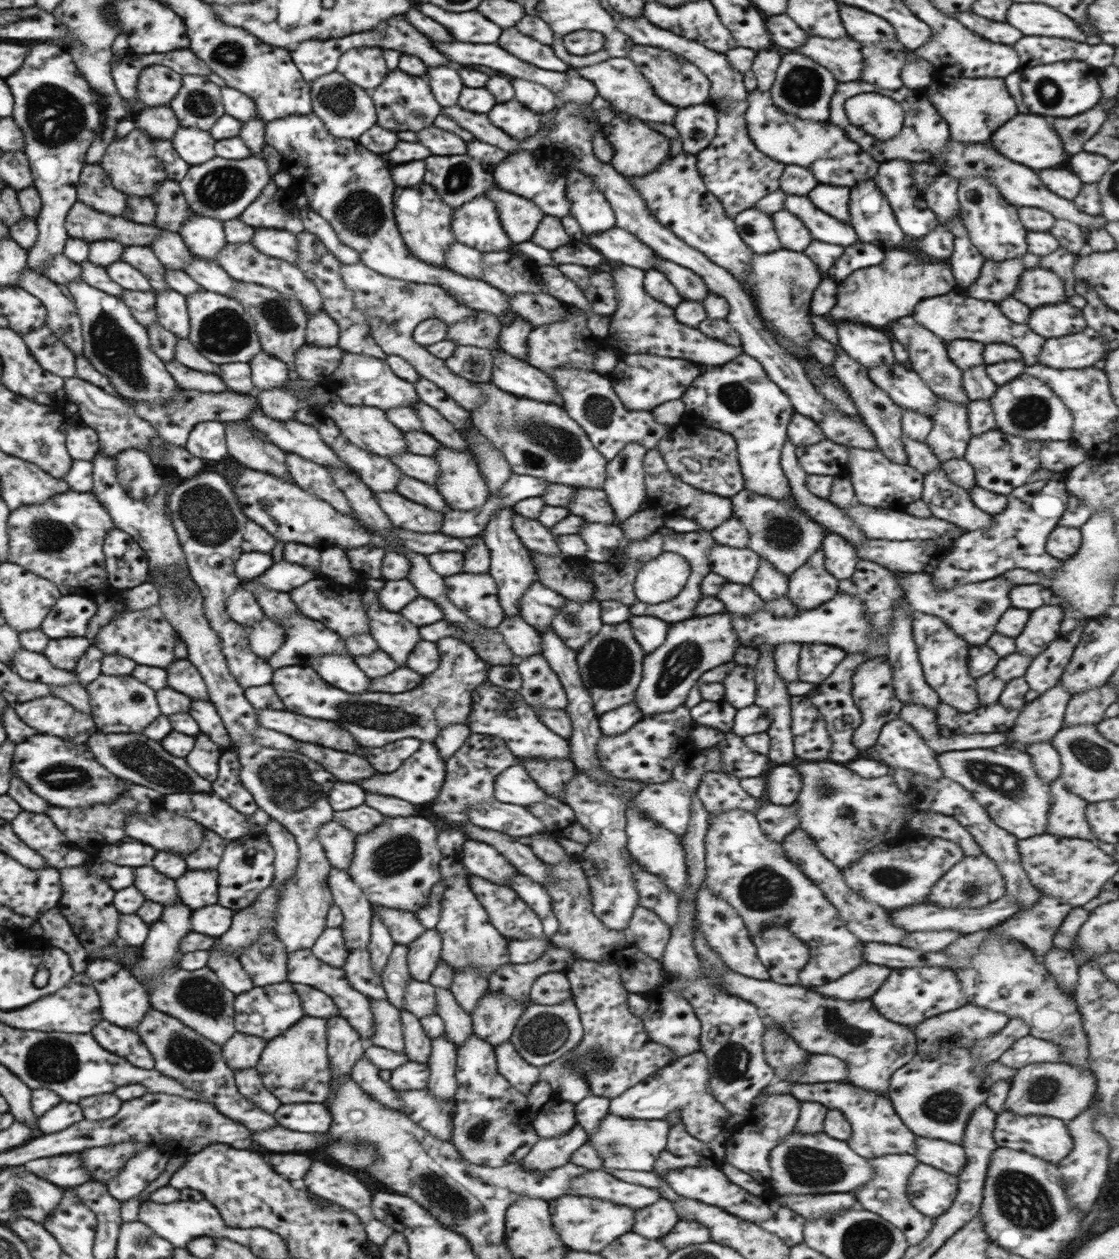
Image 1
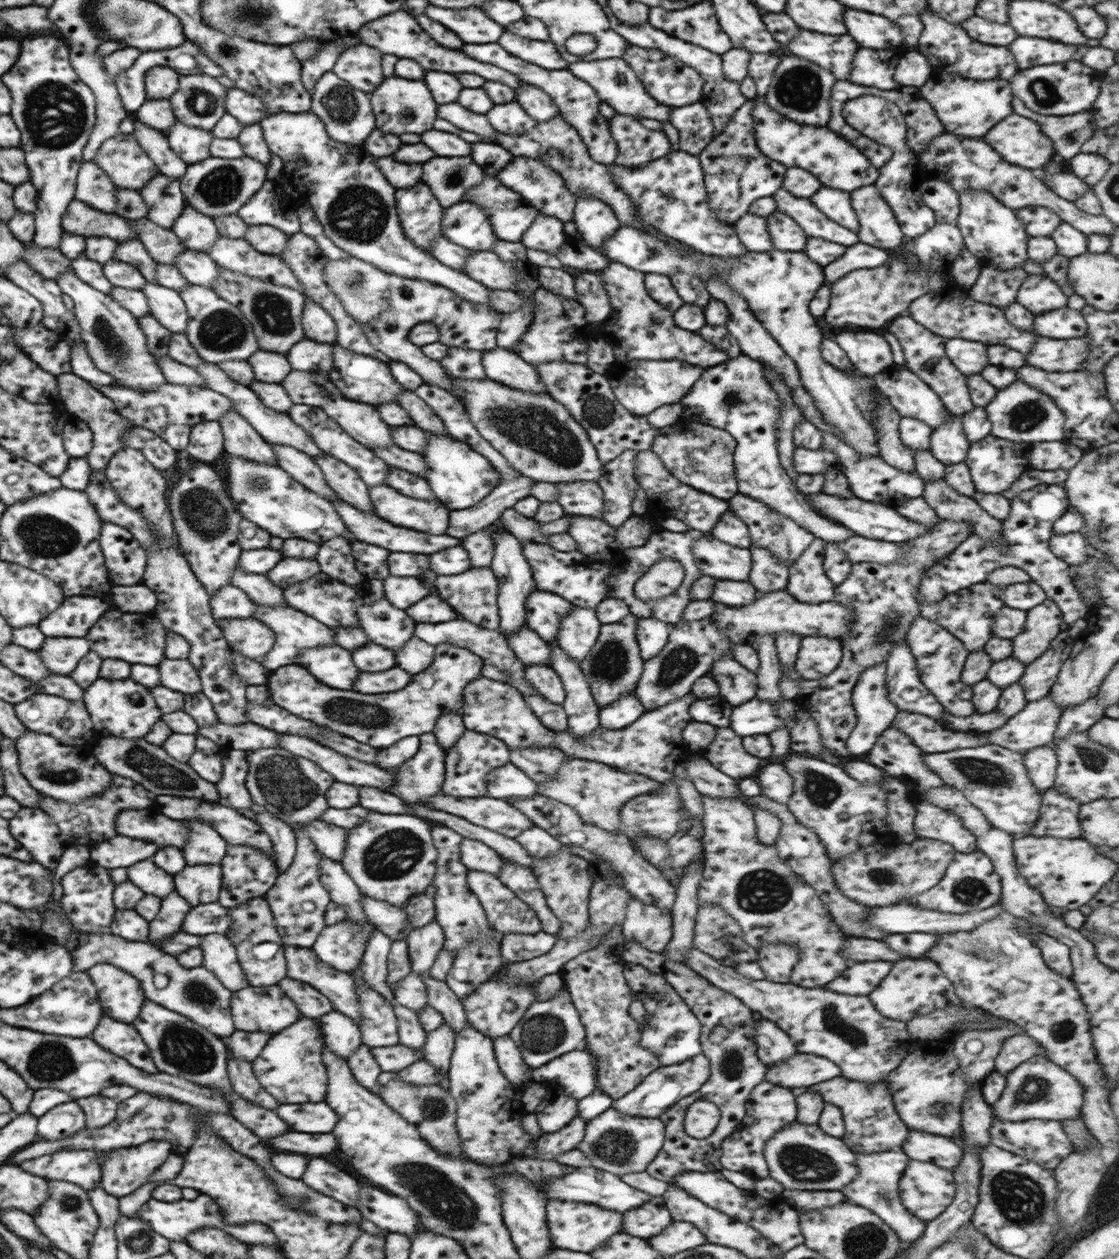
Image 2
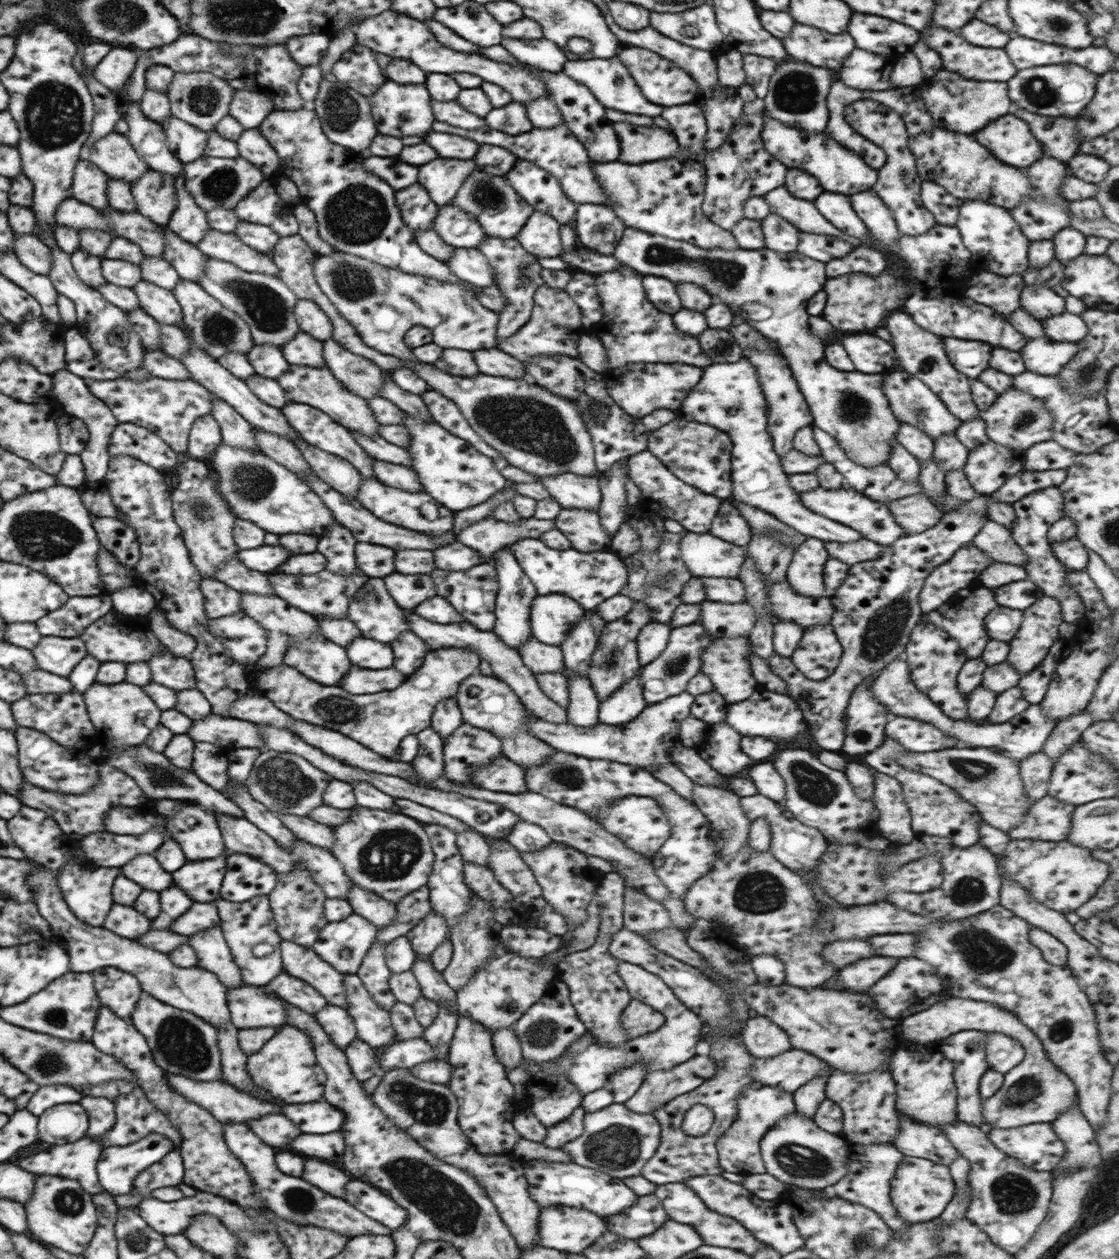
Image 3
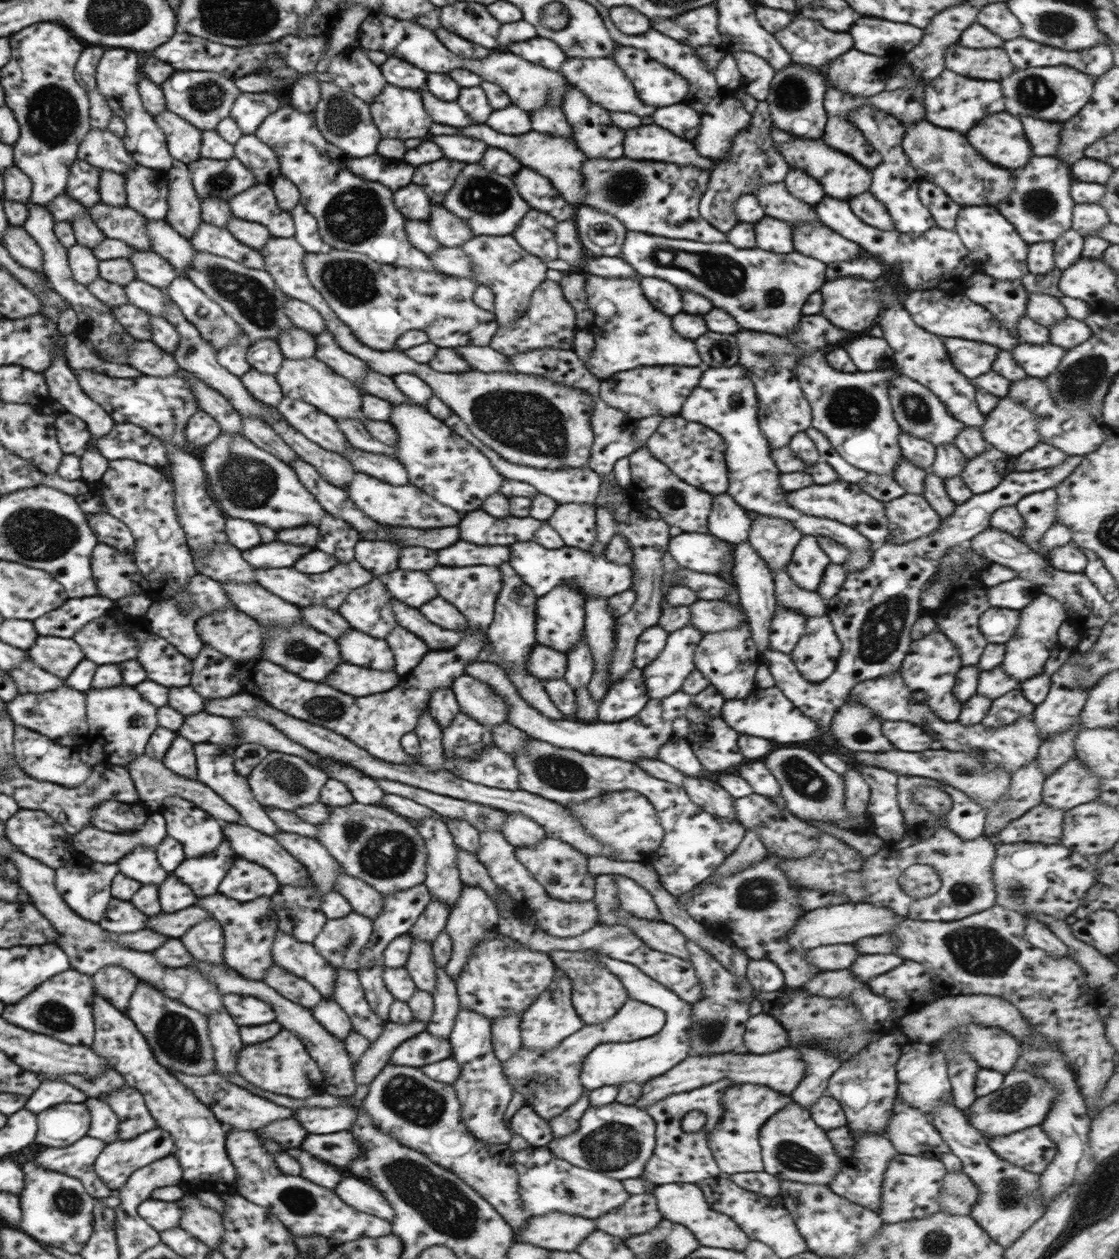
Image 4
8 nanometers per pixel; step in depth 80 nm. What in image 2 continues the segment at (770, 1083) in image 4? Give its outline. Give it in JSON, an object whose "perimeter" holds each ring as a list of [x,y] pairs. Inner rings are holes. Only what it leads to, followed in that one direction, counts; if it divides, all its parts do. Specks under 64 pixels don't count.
{"perimeter":[[[701,1052],[680,1064],[661,1066],[644,1077],[644,1080],[622,1099],[613,1101],[612,1108],[622,1114],[644,1118],[661,1118],[662,1114],[682,1098],[692,1096],[709,1079],[711,1068],[708,1057]],[[796,1053],[767,1065],[766,1081],[787,1089],[812,1086],[841,1076],[840,1067],[823,1056]]]}

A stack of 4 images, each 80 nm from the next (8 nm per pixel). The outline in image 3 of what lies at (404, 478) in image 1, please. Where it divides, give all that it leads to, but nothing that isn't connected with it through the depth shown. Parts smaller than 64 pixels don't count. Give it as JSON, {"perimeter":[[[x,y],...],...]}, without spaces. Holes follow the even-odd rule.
{"perimeter":[[[374,459],[373,473],[386,486],[408,492],[425,492],[418,475],[410,467]]]}

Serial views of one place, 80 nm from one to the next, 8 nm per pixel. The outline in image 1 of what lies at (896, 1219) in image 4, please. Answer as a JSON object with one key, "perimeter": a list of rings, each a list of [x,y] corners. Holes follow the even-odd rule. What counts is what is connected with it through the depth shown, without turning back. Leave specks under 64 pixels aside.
{"perimeter":[[[919,1163],[908,1177],[910,1204],[924,1216],[936,1218],[944,1214],[956,1198],[957,1176]]]}

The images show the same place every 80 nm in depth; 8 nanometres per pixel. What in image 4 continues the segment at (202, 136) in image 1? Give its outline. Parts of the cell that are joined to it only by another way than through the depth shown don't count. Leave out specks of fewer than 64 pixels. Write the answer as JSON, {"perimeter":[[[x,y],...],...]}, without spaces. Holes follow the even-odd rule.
{"perimeter":[[[171,110],[160,112],[153,119],[166,135],[166,147],[172,159],[188,165],[201,158],[202,133],[199,128]]]}

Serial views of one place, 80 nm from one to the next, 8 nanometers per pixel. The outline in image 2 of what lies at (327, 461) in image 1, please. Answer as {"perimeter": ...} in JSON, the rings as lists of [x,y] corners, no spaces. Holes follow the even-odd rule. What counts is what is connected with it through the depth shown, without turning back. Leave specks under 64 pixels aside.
{"perimeter":[[[204,361],[193,369],[205,378],[205,386],[207,386],[208,389],[215,390],[216,392],[223,394],[226,398],[229,398],[237,414],[240,414],[252,427],[254,427],[258,431],[258,434],[263,436],[263,439],[266,442],[293,446],[300,450],[300,452],[306,453],[307,456],[311,456],[312,458],[317,457],[318,455],[326,455],[310,438],[307,430],[298,427],[287,414],[280,414],[277,410],[268,408],[250,387],[235,383],[234,380],[232,380],[217,364]]]}

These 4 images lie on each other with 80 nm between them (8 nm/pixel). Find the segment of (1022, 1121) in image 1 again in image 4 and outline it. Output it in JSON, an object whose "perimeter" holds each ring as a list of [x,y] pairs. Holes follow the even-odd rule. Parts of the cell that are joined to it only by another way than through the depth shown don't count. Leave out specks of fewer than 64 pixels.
{"perimeter":[[[1042,1124],[1006,1136],[992,1136],[989,1147],[1004,1161],[1034,1174],[1046,1169],[1057,1151]]]}

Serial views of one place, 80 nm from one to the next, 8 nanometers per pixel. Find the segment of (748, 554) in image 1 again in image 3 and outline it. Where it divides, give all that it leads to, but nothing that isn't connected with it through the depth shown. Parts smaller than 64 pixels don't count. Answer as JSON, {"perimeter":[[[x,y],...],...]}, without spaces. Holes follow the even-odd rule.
{"perimeter":[[[684,533],[679,544],[680,558],[694,577],[737,578],[746,548],[730,544],[708,533]]]}

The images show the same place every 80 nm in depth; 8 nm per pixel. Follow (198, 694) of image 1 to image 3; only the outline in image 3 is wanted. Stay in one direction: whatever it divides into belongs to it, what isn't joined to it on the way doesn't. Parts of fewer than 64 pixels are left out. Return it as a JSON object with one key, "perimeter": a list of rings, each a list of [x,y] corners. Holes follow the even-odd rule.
{"perimeter":[[[162,648],[145,663],[150,668],[152,681],[176,692],[196,688],[195,671],[190,659],[172,656]]]}

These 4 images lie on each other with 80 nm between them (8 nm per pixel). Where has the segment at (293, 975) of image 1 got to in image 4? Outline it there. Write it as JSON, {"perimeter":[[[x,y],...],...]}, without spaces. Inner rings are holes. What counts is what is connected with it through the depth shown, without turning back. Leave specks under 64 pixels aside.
{"perimeter":[[[277,928],[272,945],[272,958],[288,972],[306,979],[326,999],[332,999],[336,971],[313,943],[298,942],[290,933]]]}

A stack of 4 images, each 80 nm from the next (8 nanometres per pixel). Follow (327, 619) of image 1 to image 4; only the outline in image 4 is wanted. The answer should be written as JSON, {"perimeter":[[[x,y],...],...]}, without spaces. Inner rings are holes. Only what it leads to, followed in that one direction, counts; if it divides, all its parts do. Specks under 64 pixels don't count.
{"perimeter":[[[352,560],[350,564],[336,564],[332,570],[320,574],[304,574],[298,572],[294,567],[253,568],[253,573],[260,586],[286,602],[295,604],[297,607],[324,605],[336,612],[339,612],[339,606],[352,589],[372,582],[372,578],[375,578],[372,574],[368,574],[356,560]]]}

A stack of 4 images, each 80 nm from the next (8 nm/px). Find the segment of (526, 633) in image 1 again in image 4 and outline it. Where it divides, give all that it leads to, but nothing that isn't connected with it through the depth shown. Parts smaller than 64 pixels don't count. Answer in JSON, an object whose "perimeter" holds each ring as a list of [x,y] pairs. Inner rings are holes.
{"perimeter":[[[540,644],[532,647],[532,653],[526,661],[528,673],[539,680],[564,679],[567,670],[567,658],[562,652]]]}

